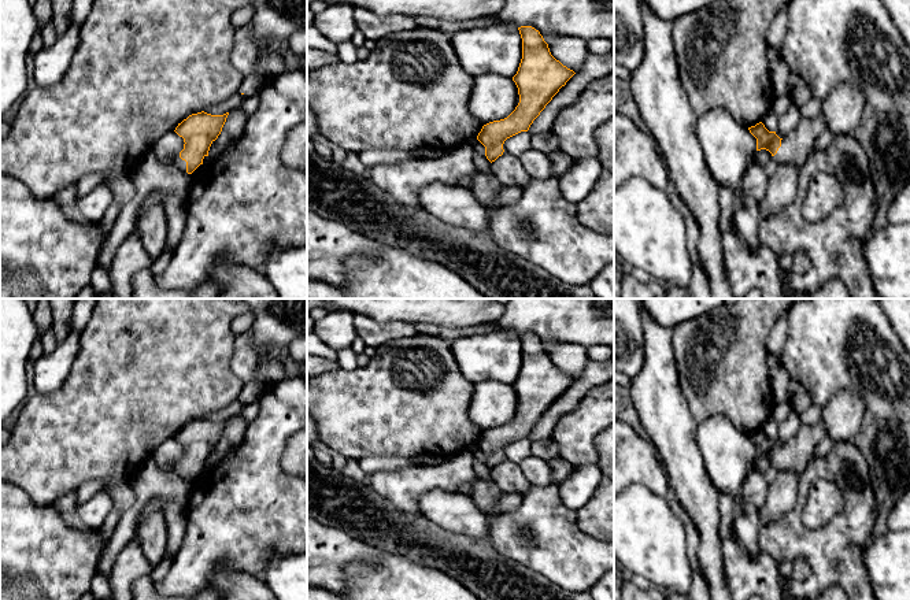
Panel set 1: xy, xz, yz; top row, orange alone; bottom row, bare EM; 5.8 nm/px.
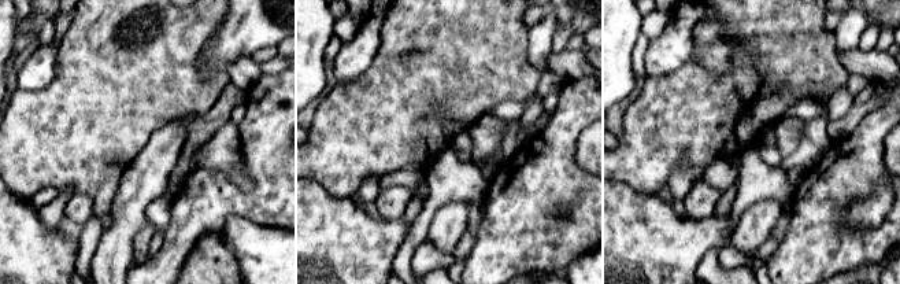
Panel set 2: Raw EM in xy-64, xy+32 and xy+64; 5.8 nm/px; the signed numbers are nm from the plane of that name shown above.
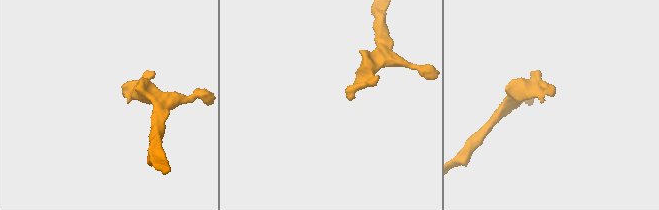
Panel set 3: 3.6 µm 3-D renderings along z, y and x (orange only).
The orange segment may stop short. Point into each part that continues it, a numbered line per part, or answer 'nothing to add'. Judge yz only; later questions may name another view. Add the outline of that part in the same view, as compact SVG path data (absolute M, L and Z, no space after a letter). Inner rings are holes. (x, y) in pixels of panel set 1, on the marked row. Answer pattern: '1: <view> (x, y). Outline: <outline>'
1: yz (796, 145). Outline: M818 114L814 119L802 118L799 125L783 137L781 147L773 159L778 164L791 163L800 170L815 151L814 142L825 129L826 123L822 114Z

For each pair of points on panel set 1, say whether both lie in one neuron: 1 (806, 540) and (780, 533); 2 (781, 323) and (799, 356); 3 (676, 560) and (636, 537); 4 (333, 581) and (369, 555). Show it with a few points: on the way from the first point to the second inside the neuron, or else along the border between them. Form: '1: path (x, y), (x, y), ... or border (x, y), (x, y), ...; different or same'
1: path (799, 540), (787, 539); same
2: border (788, 313), (787, 340), (781, 358); different
3: path (666, 559), (646, 539); same
4: path (333, 569), (347, 555), (357, 555); same

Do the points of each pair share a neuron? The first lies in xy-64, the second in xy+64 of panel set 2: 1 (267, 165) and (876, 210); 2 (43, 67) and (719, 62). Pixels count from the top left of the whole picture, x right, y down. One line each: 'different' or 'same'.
1: different
2: same

